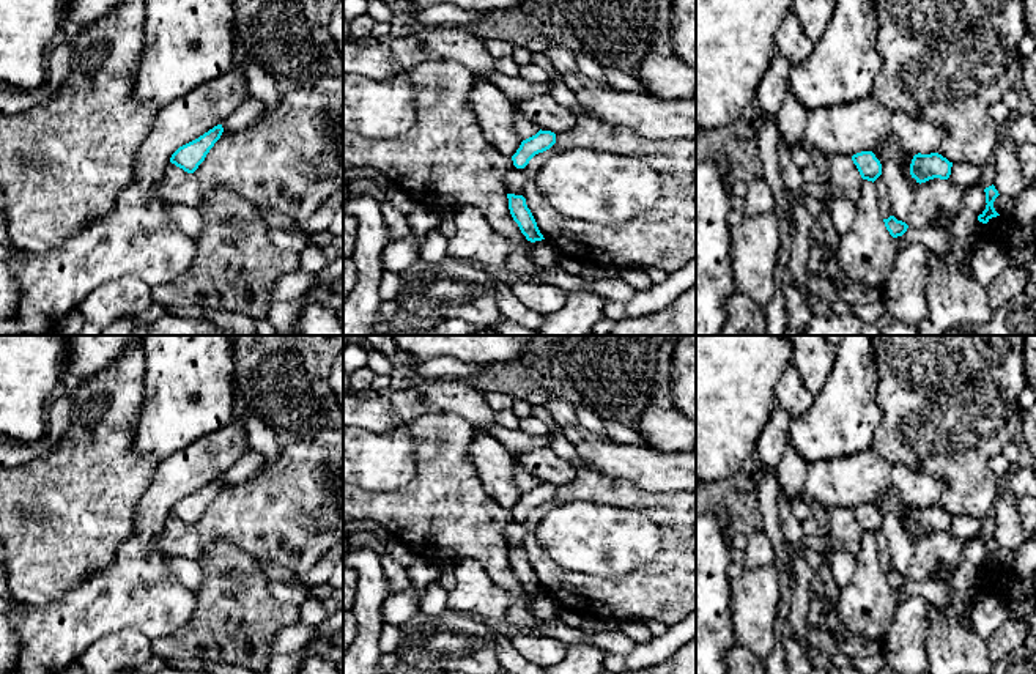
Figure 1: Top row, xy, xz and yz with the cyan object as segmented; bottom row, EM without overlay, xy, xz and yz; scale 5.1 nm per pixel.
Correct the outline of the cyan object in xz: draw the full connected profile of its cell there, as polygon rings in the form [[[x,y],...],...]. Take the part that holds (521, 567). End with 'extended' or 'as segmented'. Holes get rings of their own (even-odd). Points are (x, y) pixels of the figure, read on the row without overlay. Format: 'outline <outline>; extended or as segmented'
outline [[[507,546],[509,562],[513,573],[518,576],[521,586],[527,594],[535,595],[545,592],[540,586],[537,575],[526,557],[526,551],[523,548]]]; as segmented

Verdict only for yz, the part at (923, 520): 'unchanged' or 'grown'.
unchanged

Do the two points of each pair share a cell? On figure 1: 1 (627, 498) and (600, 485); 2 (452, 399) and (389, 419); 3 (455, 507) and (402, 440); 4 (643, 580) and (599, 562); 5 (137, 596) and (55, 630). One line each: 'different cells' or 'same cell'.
1: same cell
2: same cell
3: different cells
4: different cells
5: same cell

